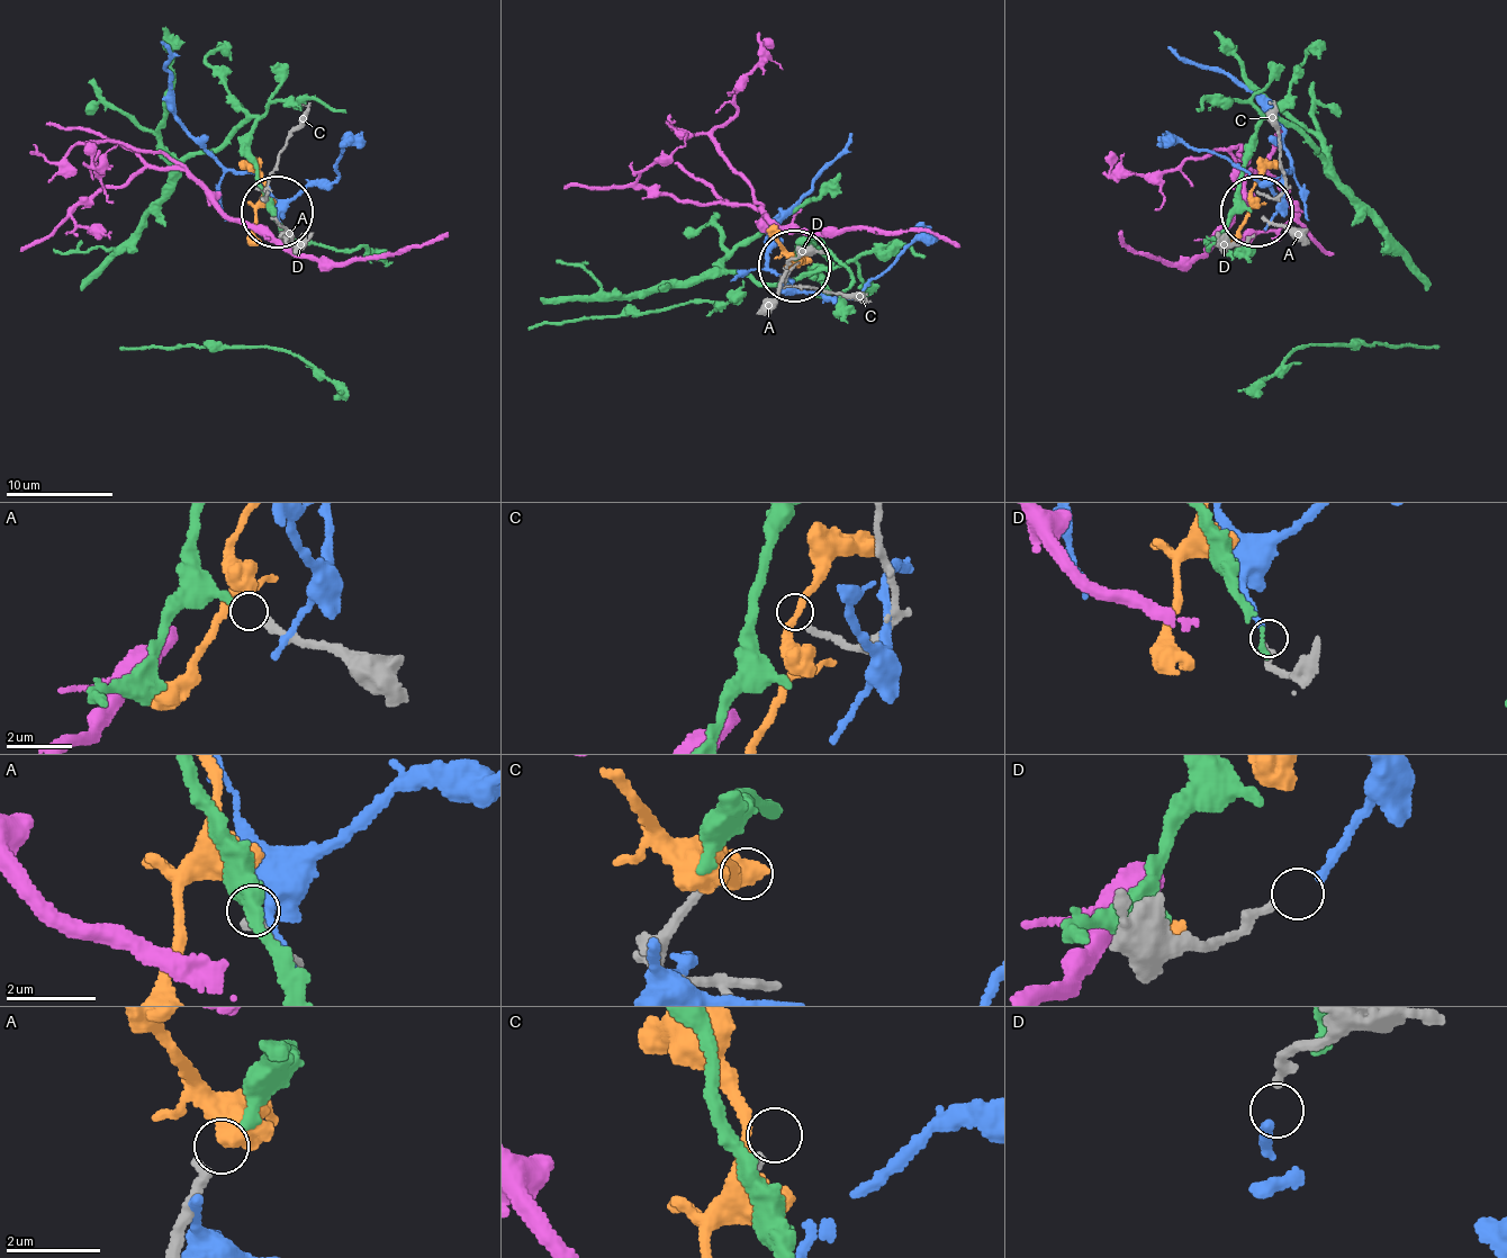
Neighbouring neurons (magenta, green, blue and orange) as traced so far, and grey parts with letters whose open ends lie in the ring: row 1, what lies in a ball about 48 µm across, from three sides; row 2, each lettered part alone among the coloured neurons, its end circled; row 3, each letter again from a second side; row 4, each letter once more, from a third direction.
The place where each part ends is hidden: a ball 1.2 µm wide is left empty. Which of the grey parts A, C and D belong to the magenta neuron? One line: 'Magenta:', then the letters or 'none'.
Magenta: none

